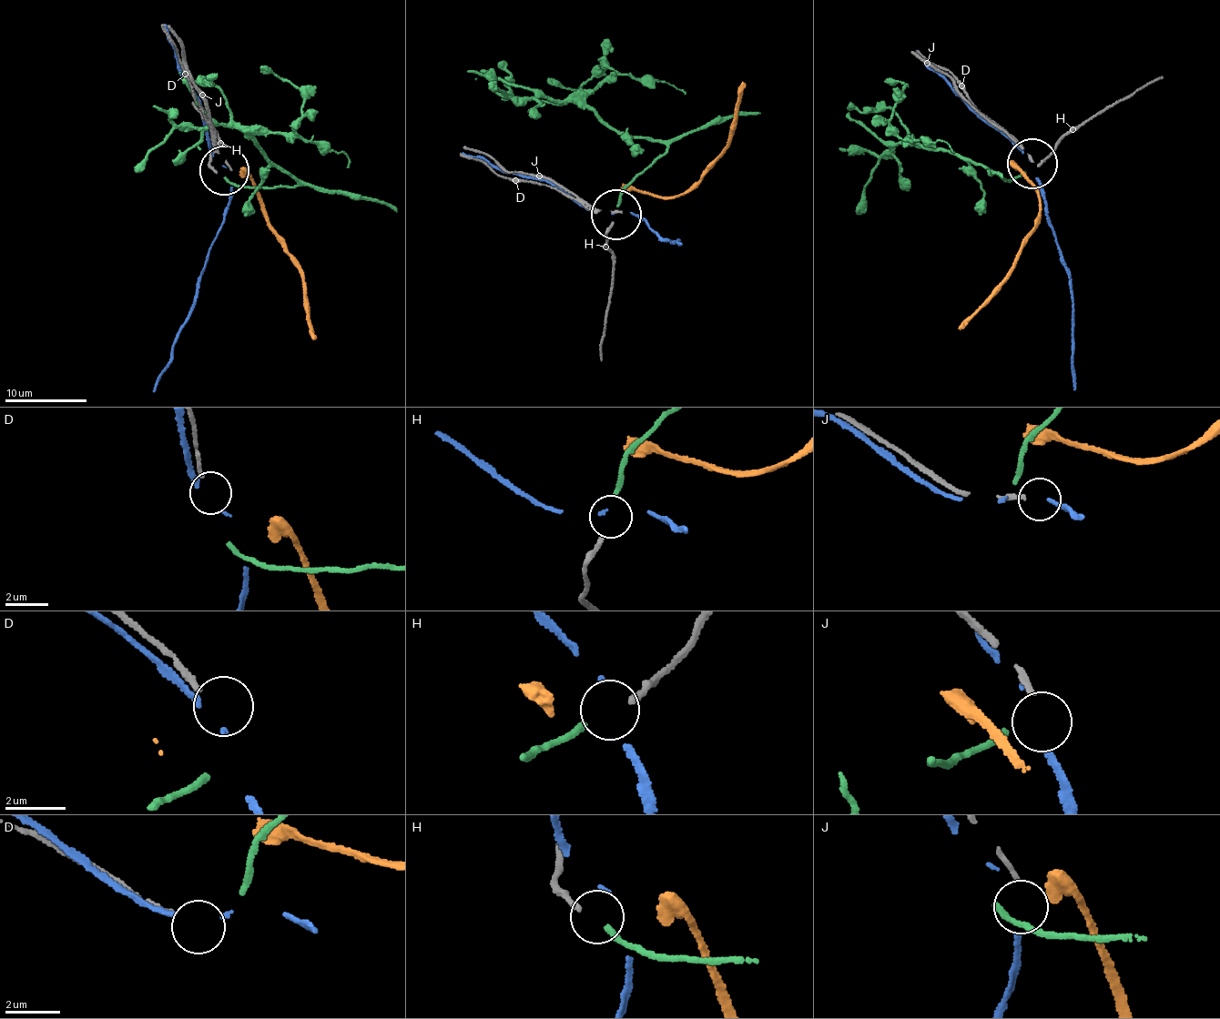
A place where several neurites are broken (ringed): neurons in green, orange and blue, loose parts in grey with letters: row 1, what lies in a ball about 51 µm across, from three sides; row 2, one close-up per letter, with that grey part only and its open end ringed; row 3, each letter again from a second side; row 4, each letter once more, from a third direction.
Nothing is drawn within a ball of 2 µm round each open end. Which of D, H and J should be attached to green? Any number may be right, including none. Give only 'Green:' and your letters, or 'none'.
Green: H

